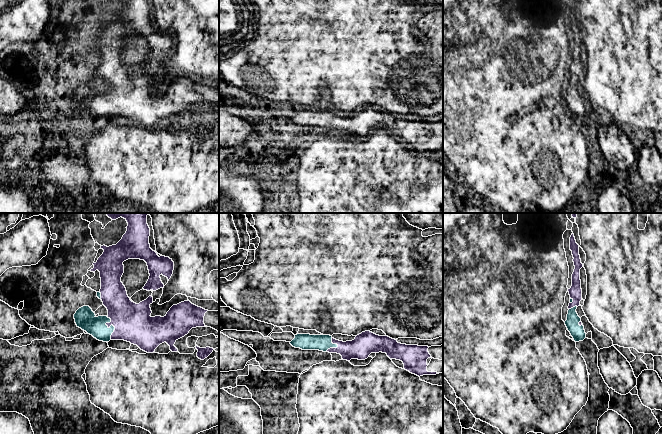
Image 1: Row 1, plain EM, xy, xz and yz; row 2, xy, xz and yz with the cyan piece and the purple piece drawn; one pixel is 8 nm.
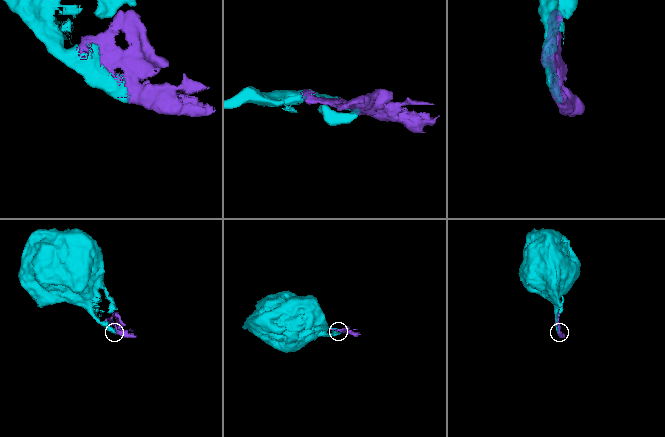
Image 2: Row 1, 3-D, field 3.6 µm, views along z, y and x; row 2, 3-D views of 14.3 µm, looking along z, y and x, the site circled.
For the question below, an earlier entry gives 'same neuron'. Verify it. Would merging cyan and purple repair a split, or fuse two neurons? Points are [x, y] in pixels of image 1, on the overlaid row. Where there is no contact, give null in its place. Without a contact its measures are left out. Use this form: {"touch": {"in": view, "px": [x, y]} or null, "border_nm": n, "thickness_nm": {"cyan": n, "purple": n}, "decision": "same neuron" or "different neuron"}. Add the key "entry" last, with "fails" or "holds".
{"touch": {"in": "xy", "px": [111, 325]}, "border_nm": 200, "thickness_nm": {"cyan": 160, "purple": 300}, "decision": "same neuron", "entry": "holds"}

